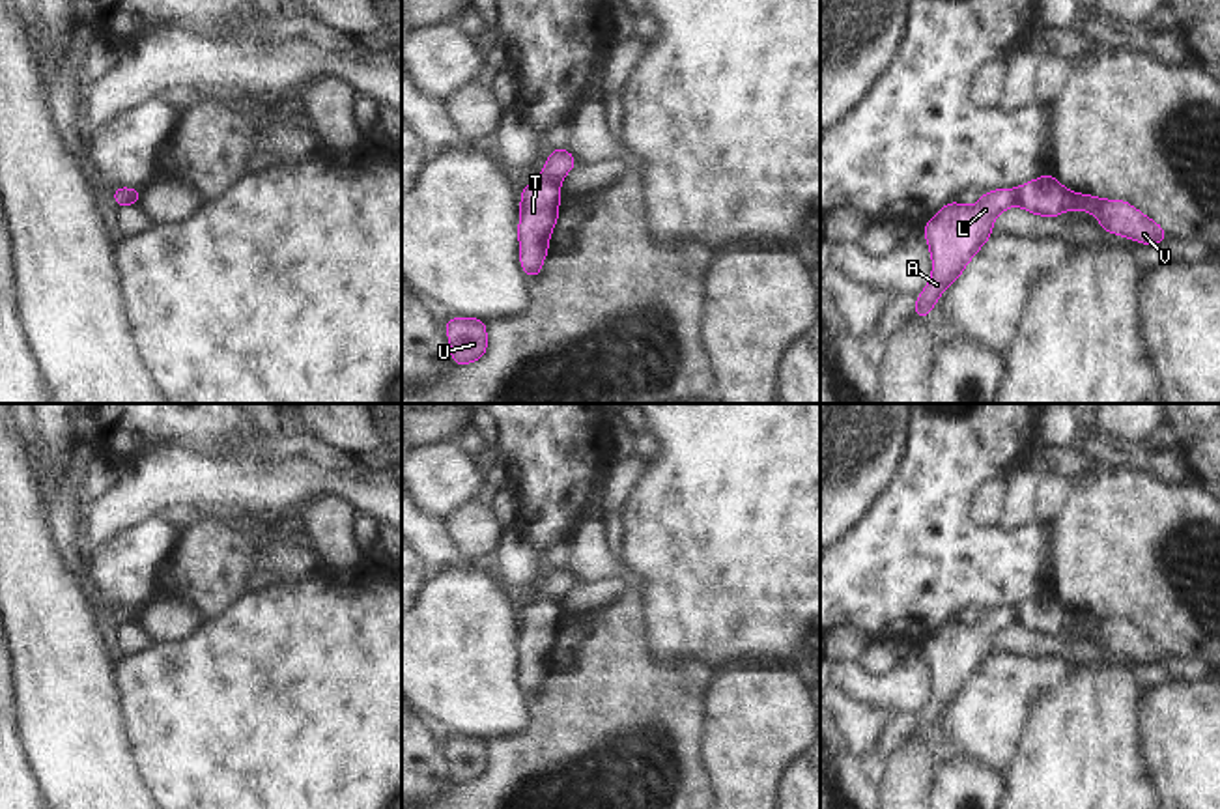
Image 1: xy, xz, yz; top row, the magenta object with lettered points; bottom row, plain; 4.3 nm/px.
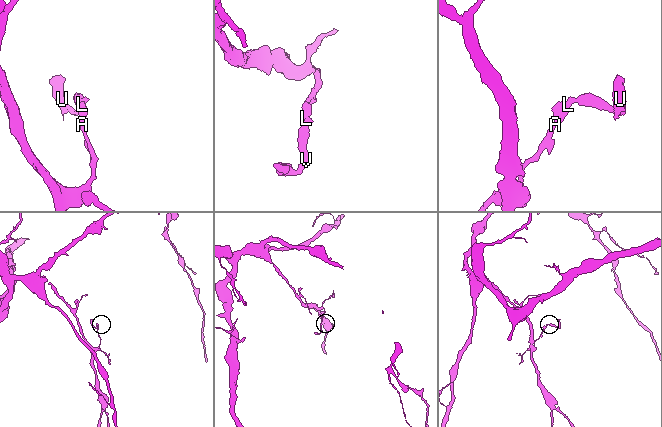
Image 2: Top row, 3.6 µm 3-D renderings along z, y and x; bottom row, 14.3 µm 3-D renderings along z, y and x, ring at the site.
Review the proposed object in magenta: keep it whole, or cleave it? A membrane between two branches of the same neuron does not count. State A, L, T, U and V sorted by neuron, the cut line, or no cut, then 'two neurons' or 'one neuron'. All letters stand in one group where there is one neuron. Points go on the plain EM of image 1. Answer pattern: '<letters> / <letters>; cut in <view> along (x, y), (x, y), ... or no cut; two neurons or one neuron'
A L / T U V; cut in xz along (540, 593), (557, 604); two neurons

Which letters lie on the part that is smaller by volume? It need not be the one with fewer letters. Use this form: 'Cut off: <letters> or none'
Cut off: T, U, V

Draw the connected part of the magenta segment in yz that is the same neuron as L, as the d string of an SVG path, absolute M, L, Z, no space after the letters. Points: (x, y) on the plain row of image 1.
M996 607L981 613L973 626L960 620L945 622L923 645L932 674L932 695L917 714L914 736L930 734L943 708L962 693L970 678L994 652L996 633L1016 622L1016 607Z

